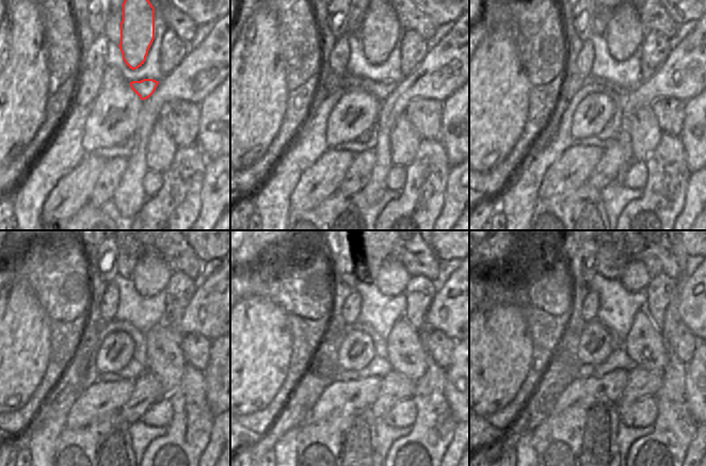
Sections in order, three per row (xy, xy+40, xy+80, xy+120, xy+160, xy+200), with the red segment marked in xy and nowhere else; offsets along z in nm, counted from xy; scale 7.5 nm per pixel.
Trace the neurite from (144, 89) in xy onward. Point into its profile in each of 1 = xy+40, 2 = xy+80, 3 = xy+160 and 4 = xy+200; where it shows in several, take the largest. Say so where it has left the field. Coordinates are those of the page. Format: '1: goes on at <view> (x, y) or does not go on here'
1: goes on at xy+40 (380, 90)
2: goes on at xy+80 (618, 96)
3: goes on at xy+160 (380, 343)
4: goes on at xy+200 (616, 342)

